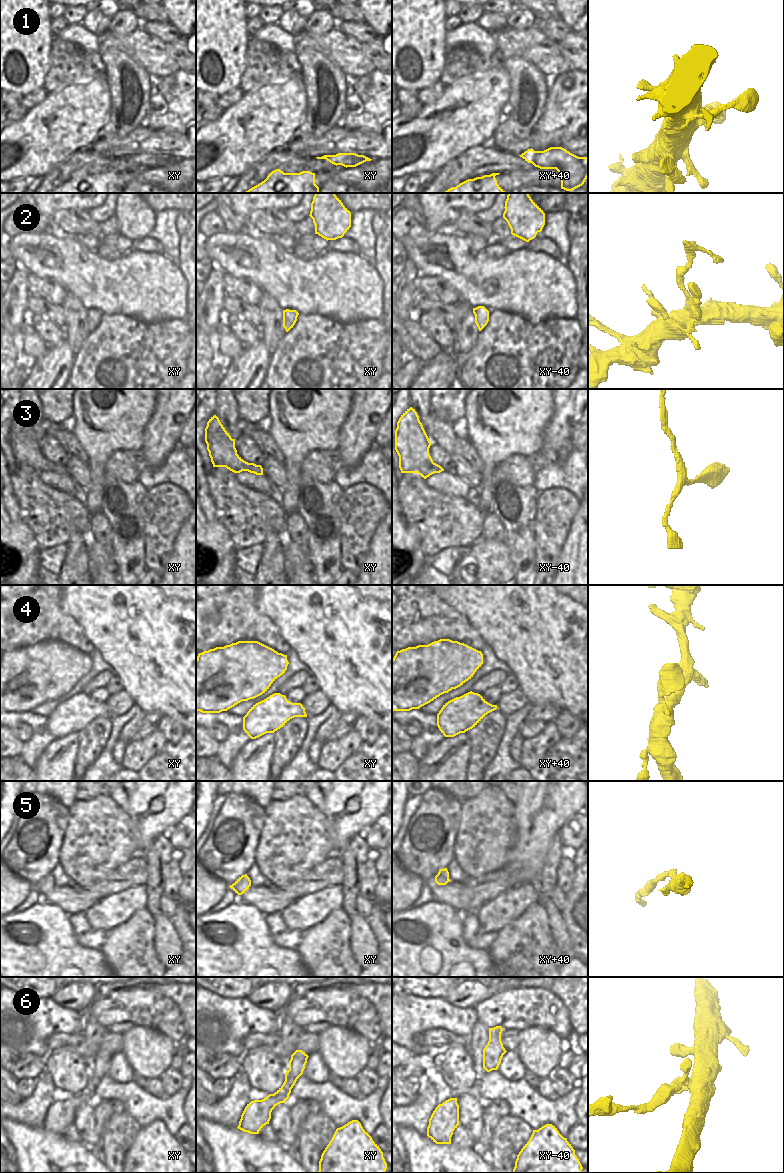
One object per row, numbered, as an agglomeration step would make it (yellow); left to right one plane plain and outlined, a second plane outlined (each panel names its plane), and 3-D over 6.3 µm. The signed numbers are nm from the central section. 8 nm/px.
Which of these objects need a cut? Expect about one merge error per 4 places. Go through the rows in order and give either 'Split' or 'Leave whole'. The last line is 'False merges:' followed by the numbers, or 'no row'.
1: Leave whole
2: Split
3: Leave whole
4: Leave whole
5: Leave whole
6: Split
False merges: 2, 6.

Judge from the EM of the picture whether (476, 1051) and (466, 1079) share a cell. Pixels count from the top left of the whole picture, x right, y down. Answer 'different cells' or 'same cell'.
different cells

